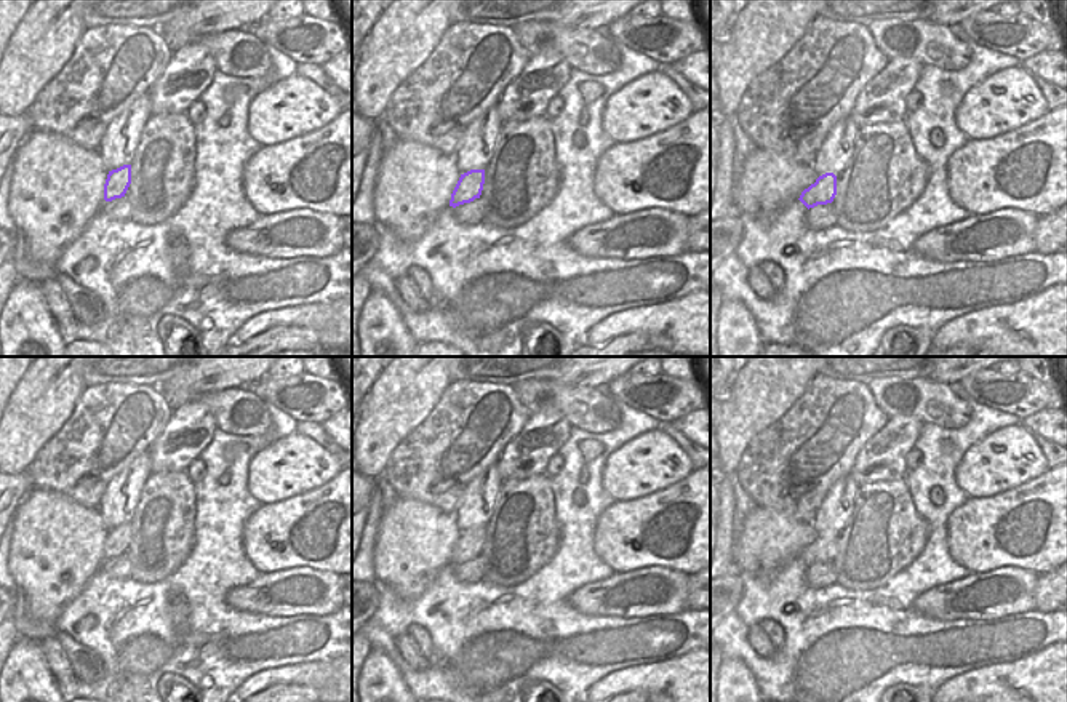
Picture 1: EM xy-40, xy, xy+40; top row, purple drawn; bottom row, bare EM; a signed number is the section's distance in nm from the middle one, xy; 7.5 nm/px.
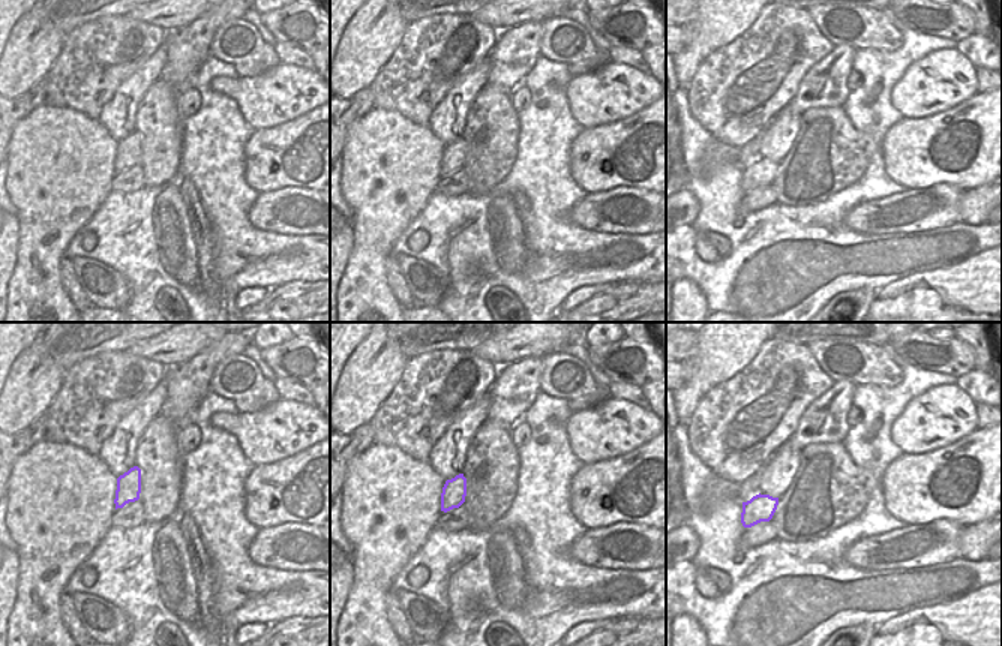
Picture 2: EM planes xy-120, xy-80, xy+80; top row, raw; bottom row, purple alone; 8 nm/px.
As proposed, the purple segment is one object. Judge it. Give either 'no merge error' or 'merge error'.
no merge error

